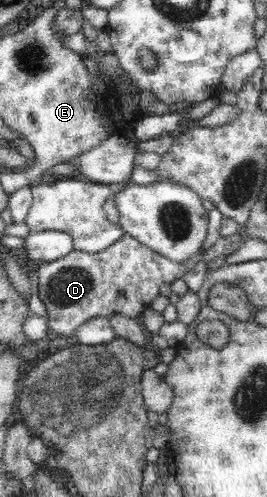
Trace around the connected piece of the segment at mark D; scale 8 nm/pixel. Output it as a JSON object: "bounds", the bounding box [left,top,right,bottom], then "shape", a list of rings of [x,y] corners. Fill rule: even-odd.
{"bounds":[36,209,223,337],"shape":[[[217,209],[209,211],[209,222],[204,243],[199,252],[185,260],[173,262],[157,251],[143,246],[136,238],[123,233],[115,244],[95,254],[73,249],[69,254],[53,262],[42,263],[36,267],[37,292],[49,314],[49,335],[53,337],[71,337],[79,326],[96,316],[109,319],[109,314],[124,314],[138,319],[151,302],[159,295],[159,288],[167,282],[171,284],[177,278],[183,278],[203,254],[219,238],[219,228],[223,213]]]}

